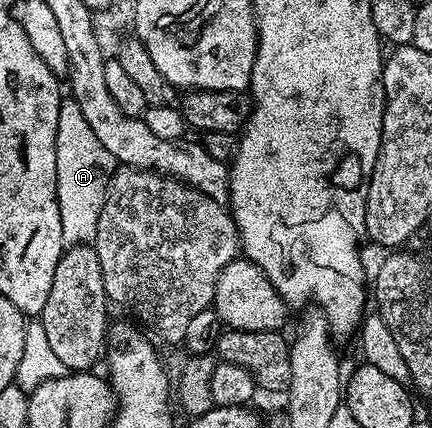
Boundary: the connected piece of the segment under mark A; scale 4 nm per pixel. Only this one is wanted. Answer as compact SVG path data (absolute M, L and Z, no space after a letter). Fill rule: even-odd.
M67 98L60 103L56 148L58 209L61 211L63 243L66 247L94 243L101 210L110 192L117 163L87 123L81 106L75 99Z

